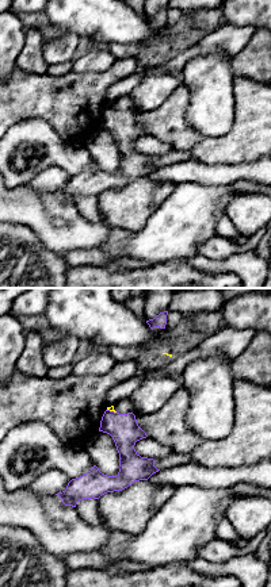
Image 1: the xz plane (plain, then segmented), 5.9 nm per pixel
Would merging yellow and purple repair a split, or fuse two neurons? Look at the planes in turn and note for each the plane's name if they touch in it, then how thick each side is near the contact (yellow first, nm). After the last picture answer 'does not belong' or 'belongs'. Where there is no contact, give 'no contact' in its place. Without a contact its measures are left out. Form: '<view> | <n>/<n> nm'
xz | 30/170 nm

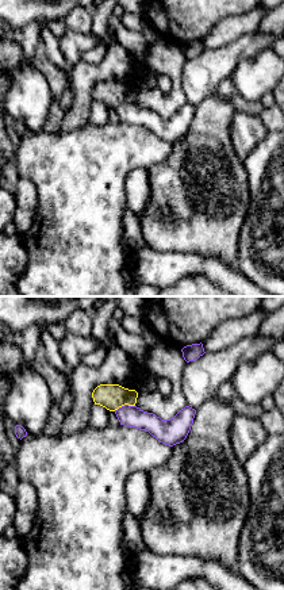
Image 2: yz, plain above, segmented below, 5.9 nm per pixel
yz | 150/130 nm

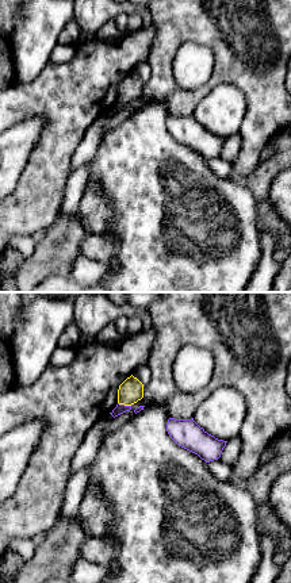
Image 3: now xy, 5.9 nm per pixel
xy | 150/60 nm

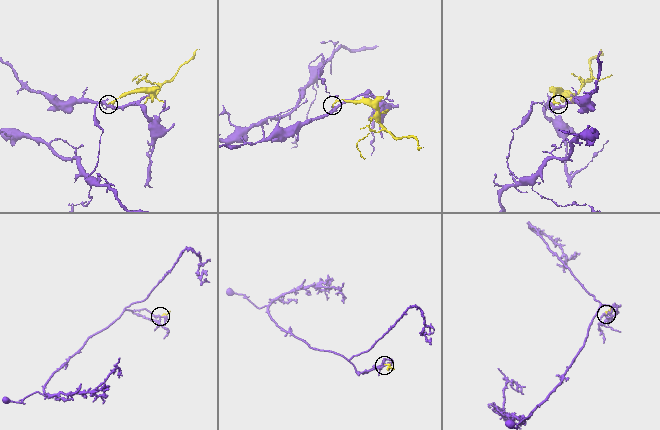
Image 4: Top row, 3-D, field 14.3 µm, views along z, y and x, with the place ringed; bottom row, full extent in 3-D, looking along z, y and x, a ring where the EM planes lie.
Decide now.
belongs

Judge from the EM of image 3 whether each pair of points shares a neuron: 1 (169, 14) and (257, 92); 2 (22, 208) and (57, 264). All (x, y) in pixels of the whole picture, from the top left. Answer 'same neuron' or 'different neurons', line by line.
1: same neuron
2: different neurons

